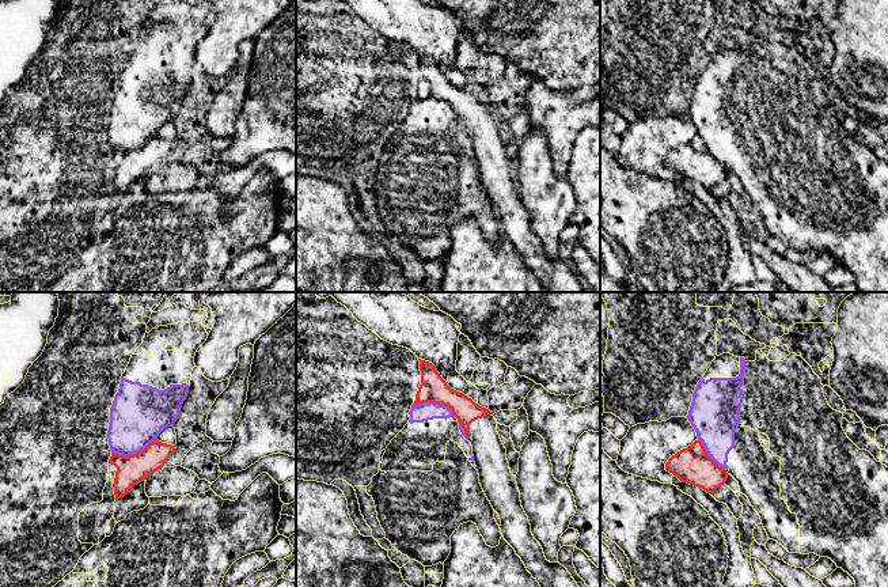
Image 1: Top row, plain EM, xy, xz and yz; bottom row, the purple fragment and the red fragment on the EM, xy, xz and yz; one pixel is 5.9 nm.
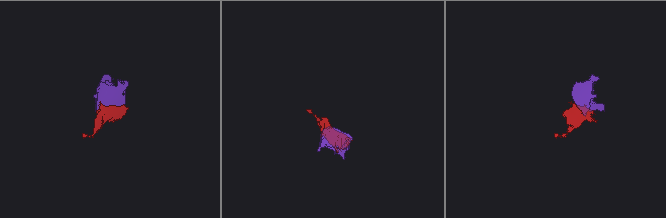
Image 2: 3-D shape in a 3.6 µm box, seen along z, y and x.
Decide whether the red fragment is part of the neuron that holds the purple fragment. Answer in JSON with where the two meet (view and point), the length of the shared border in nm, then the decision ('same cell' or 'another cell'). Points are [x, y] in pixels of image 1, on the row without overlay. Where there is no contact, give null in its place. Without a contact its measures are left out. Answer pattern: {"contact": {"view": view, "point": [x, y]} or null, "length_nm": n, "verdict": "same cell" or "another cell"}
{"contact": {"view": "xy", "point": [133, 148]}, "length_nm": 280, "verdict": "another cell"}

